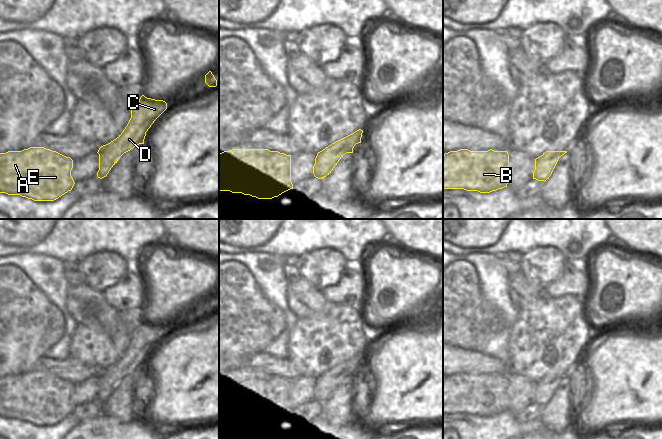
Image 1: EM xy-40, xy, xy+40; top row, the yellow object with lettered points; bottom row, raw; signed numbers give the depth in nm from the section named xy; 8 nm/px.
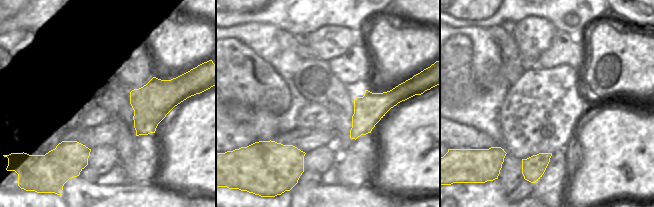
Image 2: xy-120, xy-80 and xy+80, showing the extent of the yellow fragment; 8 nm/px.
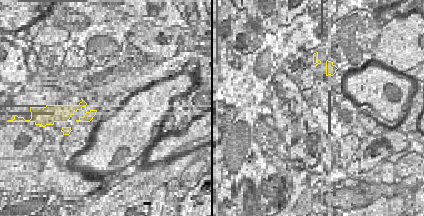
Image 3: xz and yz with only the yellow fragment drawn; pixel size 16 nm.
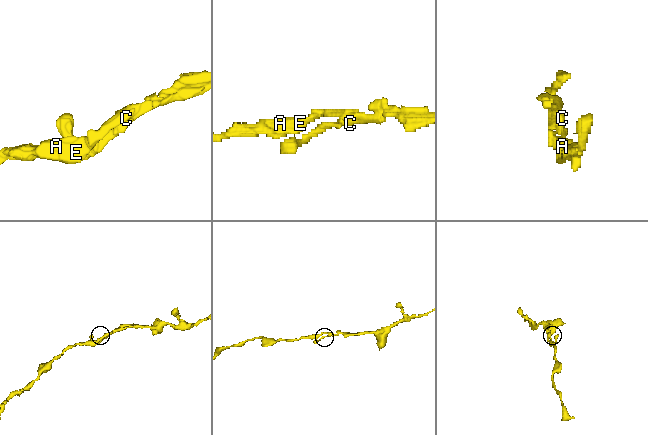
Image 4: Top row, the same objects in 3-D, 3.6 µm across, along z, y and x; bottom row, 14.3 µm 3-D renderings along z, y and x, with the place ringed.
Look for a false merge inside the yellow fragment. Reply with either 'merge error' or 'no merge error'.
no merge error

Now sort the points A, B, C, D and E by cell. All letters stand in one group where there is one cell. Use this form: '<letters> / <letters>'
A B C D E

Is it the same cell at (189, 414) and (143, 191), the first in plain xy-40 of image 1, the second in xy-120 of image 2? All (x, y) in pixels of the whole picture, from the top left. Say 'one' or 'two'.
two

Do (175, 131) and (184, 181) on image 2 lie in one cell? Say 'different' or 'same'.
same

